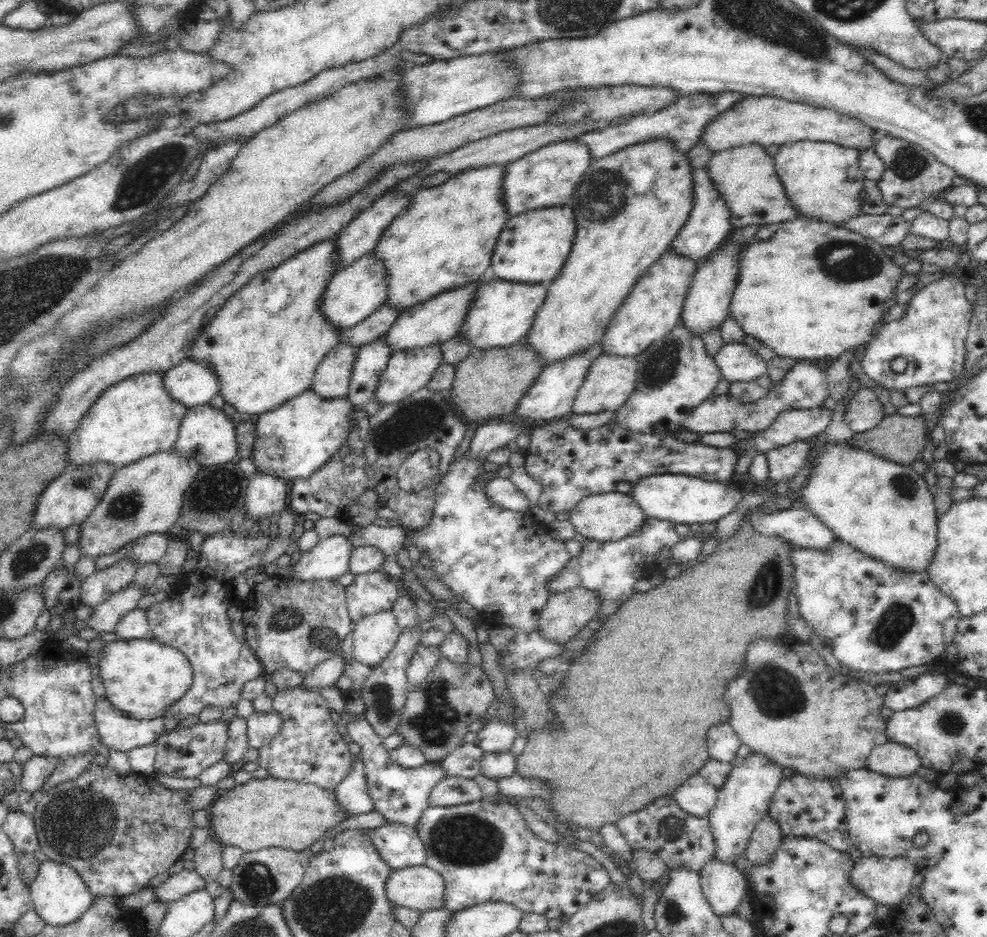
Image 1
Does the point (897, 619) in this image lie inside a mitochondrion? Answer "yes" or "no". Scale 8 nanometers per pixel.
yes

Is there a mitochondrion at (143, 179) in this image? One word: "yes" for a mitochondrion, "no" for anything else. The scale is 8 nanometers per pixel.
yes

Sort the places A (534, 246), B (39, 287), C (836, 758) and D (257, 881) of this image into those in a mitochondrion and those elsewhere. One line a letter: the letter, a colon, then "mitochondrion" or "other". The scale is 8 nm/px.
A: other
B: mitochondrion
C: other
D: mitochondrion

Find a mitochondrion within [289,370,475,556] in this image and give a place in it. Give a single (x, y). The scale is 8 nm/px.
(412, 422)

